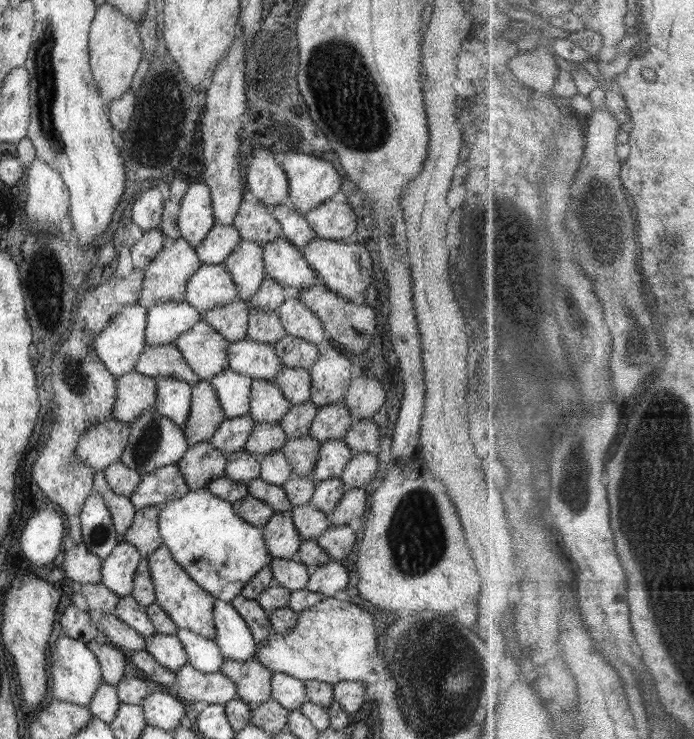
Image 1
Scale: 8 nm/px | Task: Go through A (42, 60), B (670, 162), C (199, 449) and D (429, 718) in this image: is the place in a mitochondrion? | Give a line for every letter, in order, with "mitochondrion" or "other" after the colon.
A: mitochondrion
B: other
C: other
D: mitochondrion

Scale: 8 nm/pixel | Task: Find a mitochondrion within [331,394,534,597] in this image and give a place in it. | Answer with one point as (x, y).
(415, 536)

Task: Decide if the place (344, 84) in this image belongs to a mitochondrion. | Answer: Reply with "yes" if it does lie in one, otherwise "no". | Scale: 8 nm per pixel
yes

